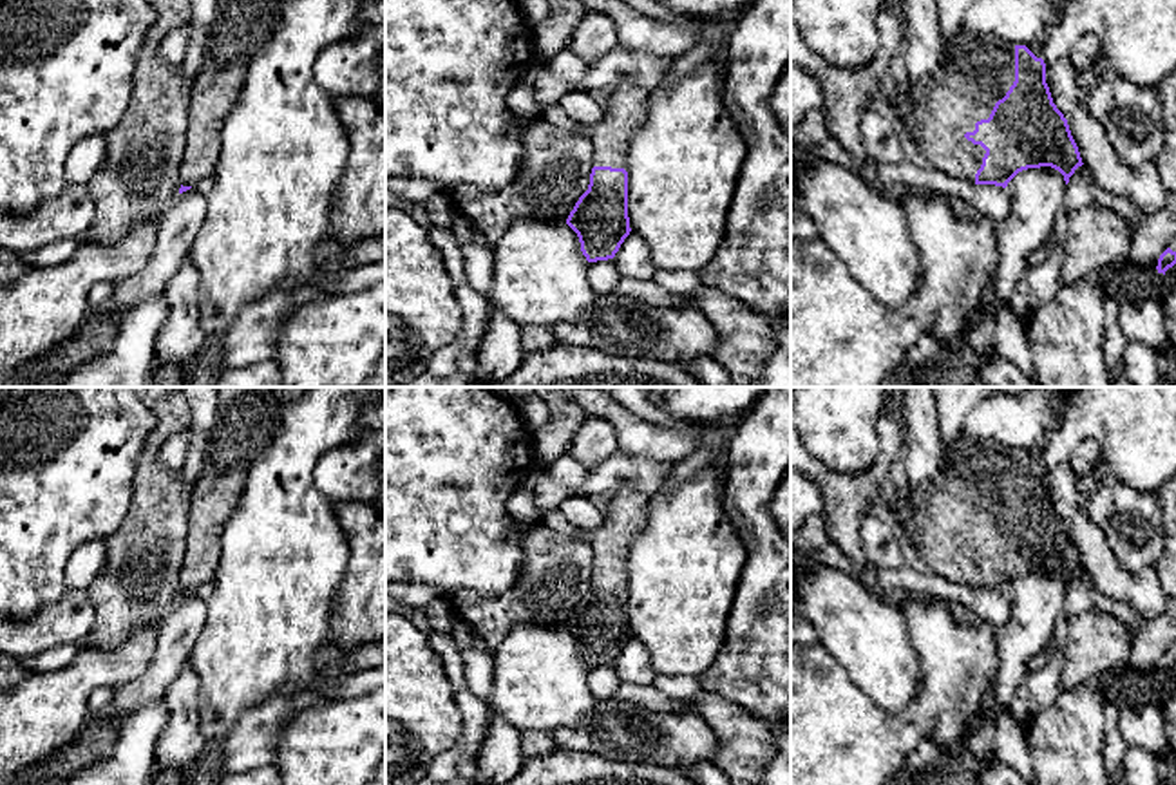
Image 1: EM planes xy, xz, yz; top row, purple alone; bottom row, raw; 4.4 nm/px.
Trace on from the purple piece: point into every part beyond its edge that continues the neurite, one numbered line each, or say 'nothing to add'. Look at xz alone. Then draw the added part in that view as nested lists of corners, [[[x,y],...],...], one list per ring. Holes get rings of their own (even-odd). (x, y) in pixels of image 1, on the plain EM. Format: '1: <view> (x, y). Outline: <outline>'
1: xz (626, 516). Outline: [[[633,485],[612,492],[602,525],[588,534],[593,552],[593,572],[624,573],[628,577],[628,548],[644,530],[650,515],[650,496]]]

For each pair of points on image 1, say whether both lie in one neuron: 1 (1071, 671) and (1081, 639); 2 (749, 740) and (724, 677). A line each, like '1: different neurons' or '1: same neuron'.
1: same neuron
2: different neurons

